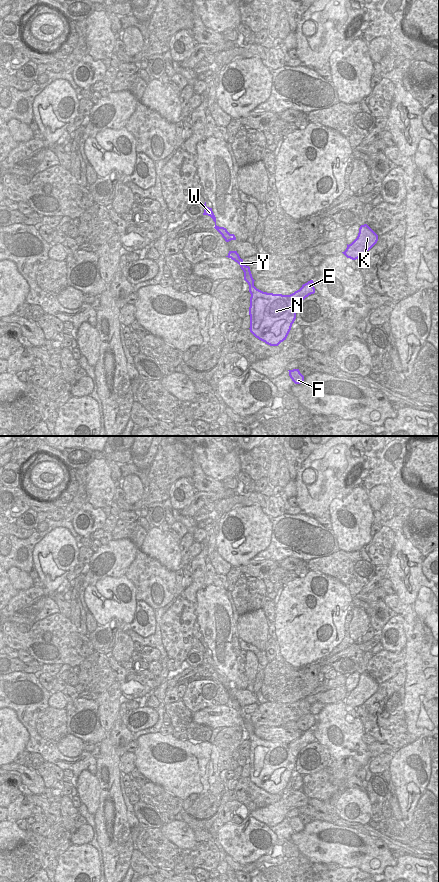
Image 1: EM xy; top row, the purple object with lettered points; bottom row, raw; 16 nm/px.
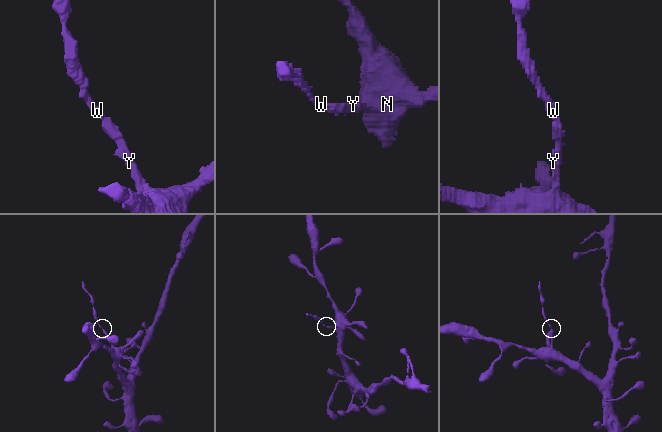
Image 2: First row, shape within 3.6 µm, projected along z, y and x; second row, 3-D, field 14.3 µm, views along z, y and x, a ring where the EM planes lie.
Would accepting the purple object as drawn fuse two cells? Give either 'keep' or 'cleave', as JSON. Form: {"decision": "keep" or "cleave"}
{"decision": "cleave"}

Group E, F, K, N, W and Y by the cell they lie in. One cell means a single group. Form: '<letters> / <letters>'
E F K N / W Y

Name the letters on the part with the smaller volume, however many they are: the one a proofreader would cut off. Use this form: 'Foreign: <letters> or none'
Foreign: W, Y

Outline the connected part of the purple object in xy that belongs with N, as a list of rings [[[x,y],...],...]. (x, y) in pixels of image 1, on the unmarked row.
[[[251,721],[244,723],[249,733],[250,780],[270,794],[286,788],[296,767],[297,755],[302,748],[315,741],[313,728],[290,743],[263,740],[254,734]]]

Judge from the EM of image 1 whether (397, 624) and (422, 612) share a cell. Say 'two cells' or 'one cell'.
two cells

